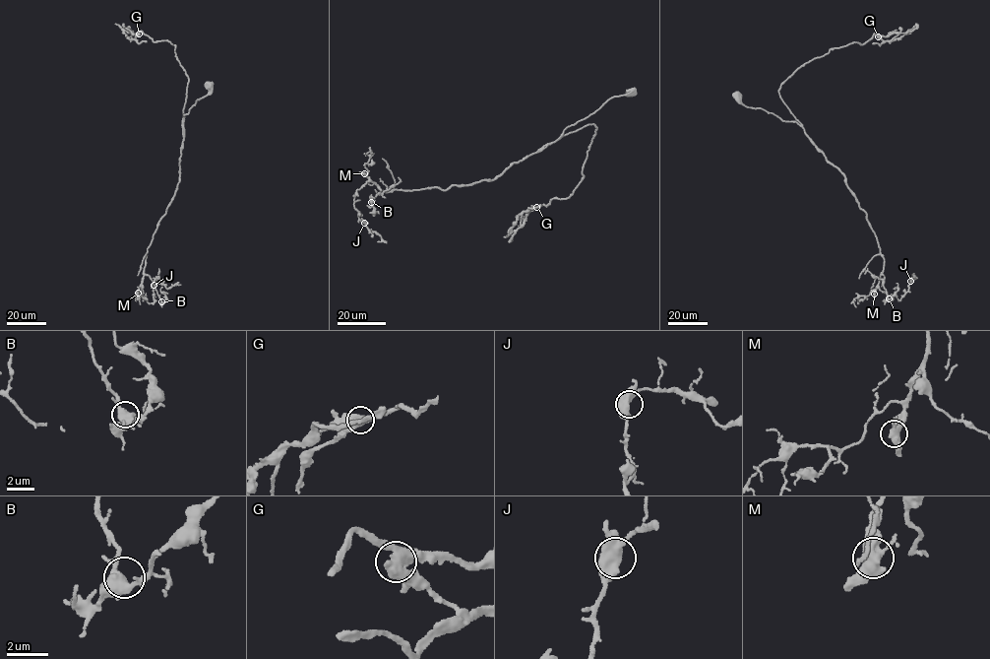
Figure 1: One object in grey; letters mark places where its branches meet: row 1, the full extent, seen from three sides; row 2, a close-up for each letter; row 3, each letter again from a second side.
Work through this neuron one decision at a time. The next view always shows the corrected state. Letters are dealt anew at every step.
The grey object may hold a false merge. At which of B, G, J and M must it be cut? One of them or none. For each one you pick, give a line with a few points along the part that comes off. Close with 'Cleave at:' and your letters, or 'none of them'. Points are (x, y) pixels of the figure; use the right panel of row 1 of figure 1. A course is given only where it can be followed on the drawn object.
G: course (878, 36), (892, 41), (912, 32)
Cleave at: G

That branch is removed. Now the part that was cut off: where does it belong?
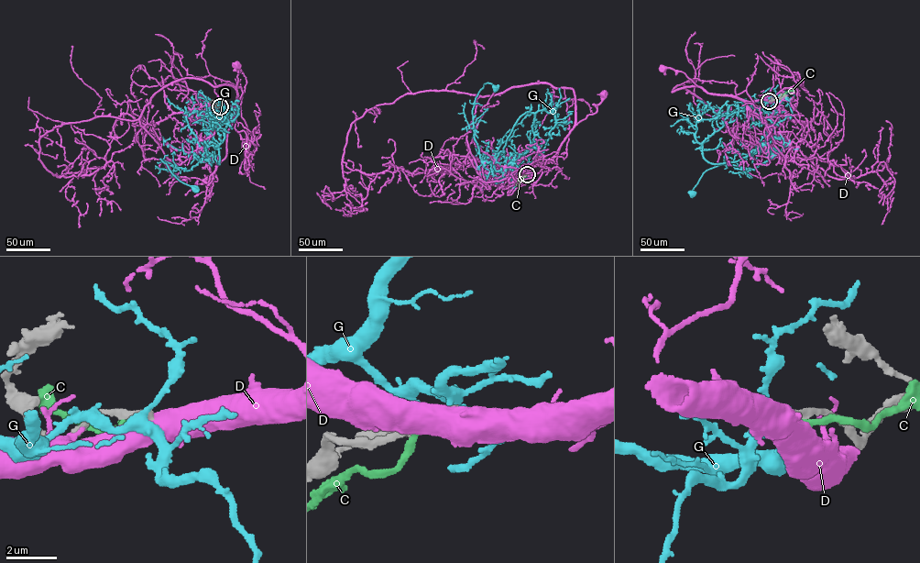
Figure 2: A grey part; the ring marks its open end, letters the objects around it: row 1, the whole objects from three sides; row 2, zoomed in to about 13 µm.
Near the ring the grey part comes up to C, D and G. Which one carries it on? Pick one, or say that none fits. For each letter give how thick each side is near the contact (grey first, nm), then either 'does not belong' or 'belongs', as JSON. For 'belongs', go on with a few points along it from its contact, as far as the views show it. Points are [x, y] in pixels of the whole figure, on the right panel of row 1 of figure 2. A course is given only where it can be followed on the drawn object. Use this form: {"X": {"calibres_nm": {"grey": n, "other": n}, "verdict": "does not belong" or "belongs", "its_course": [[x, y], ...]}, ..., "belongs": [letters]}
{"C": {"calibres_nm": {"grey": 240, "other": 240}, "verdict": "does not belong"}, "D": {"calibres_nm": {"grey": 440, "other": 750}, "verdict": "does not belong"}, "G": {"calibres_nm": {"grey": 400, "other": 340}, "verdict": "does not belong"}, "belongs": []}

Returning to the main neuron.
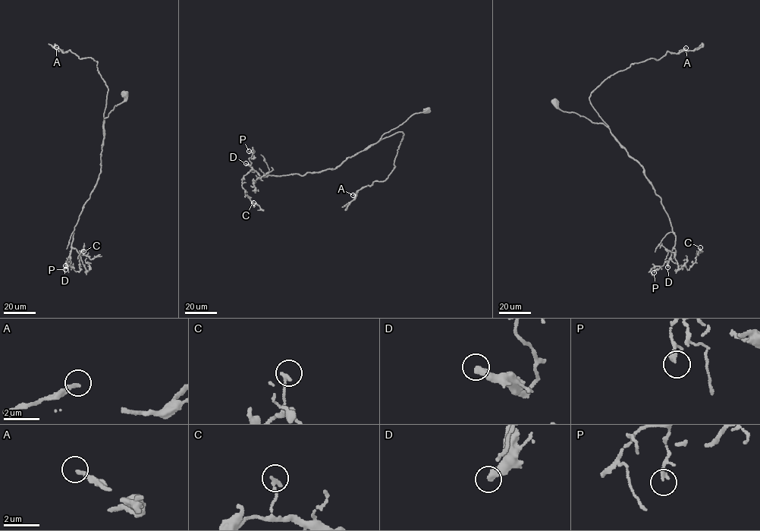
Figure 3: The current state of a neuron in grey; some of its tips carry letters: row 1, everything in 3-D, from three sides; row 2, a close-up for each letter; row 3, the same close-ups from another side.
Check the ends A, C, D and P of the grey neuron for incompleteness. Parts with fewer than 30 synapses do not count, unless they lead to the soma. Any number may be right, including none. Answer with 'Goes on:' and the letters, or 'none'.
Goes on: D

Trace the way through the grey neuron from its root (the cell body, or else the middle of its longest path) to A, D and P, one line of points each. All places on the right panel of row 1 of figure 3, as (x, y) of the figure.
A: (554, 102), (563, 111), (608, 127), (589, 102), (592, 91), (631, 64), (686, 48)
D: (554, 102), (563, 111), (604, 124), (642, 167), (675, 236), (667, 267)
P: (554, 102), (563, 111), (604, 124), (642, 167), (675, 236), (669, 259), (655, 266), (654, 272)

